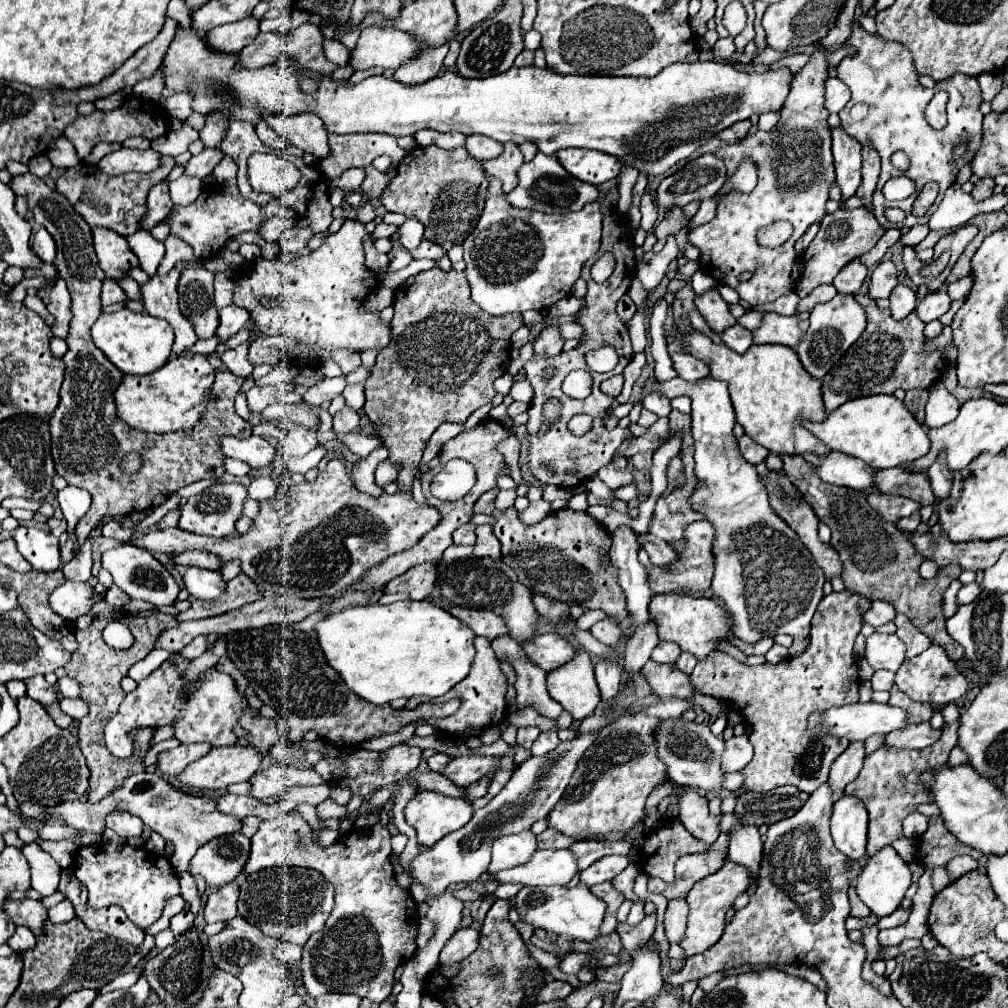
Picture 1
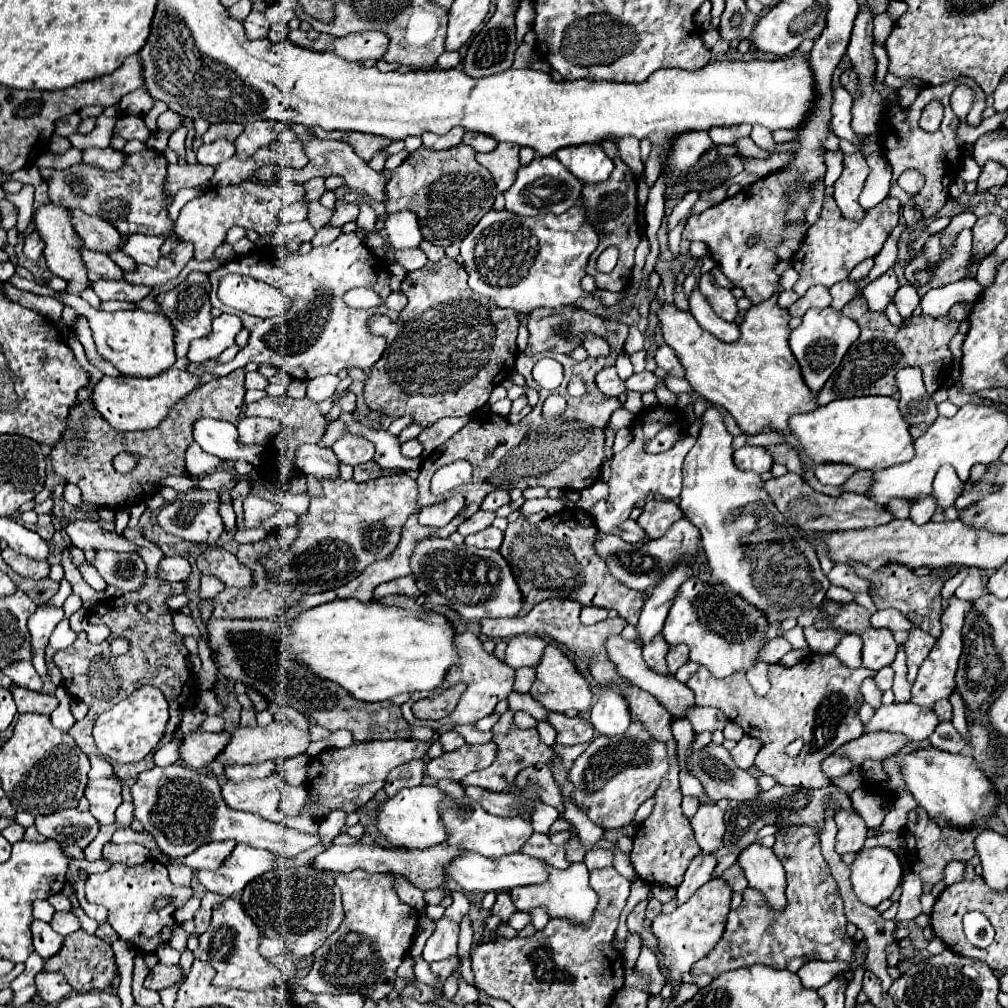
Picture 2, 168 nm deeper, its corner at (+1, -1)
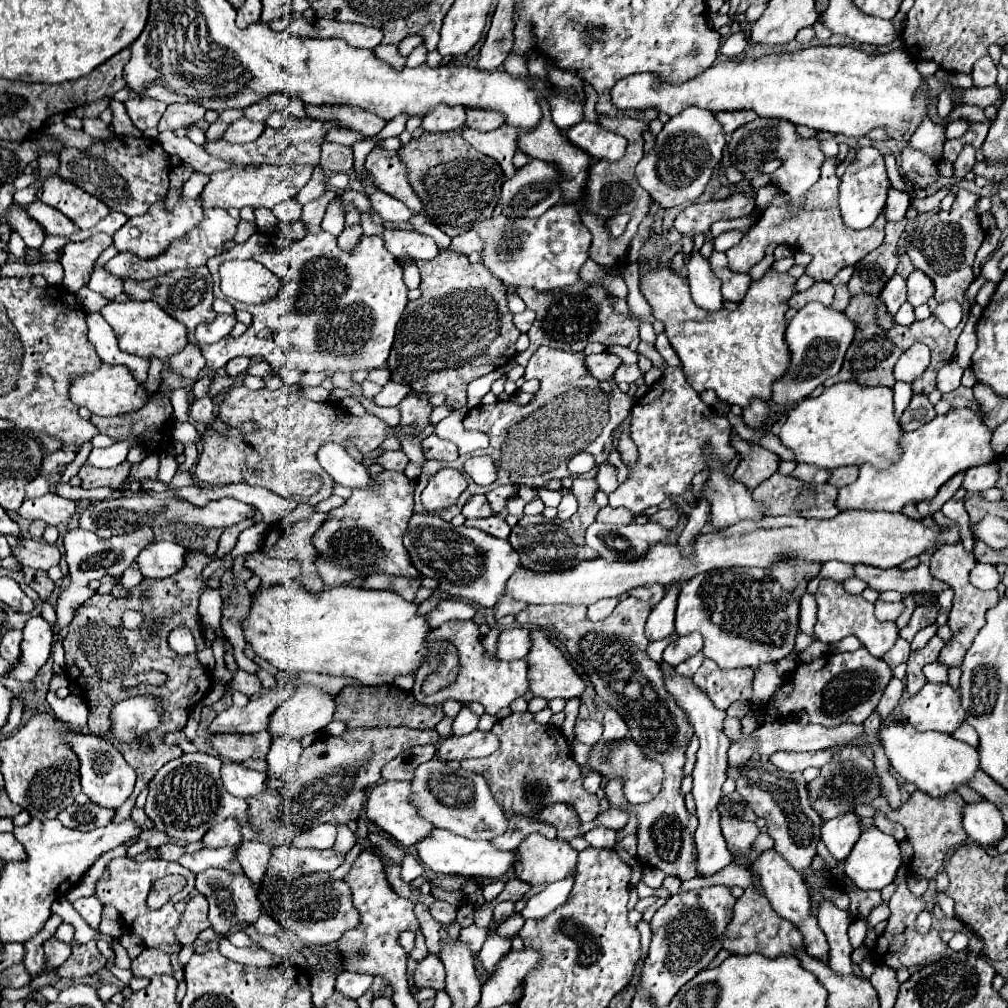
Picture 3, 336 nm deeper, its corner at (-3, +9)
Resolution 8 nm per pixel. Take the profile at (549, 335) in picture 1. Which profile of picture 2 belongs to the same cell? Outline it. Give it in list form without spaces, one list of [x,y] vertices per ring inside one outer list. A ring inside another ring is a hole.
[[[557,307],[557,309],[535,309],[533,313],[529,313],[529,345],[527,345],[527,355],[535,355],[541,351],[557,351],[557,353],[569,353],[575,347],[581,345],[581,335],[591,331],[599,337],[605,337],[613,349],[623,351],[623,343],[627,339],[627,325],[619,323],[619,321],[607,321],[607,329],[605,329],[605,321],[589,311],[583,309],[569,309],[569,307]]]

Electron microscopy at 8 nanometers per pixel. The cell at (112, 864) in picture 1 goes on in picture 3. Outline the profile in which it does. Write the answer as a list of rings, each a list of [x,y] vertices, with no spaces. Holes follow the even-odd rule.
[[[119,857],[119,859],[113,859],[109,865],[107,865],[107,881],[99,879],[97,881],[97,897],[101,899],[103,905],[113,905],[125,927],[131,929],[135,935],[139,935],[143,941],[145,941],[145,947],[155,947],[155,945],[161,945],[161,943],[171,943],[175,945],[175,927],[179,923],[179,913],[175,911],[175,903],[185,899],[189,895],[189,891],[195,887],[195,875],[177,865],[175,861],[163,861],[163,859],[145,859],[145,861],[135,861],[135,859],[127,859],[127,857]],[[171,873],[179,873],[187,879],[187,885],[183,887],[183,893],[177,893],[175,897],[169,899],[167,903],[167,909],[159,909],[159,911],[151,911],[147,907],[147,895],[153,887],[153,883],[165,875],[171,875]]]

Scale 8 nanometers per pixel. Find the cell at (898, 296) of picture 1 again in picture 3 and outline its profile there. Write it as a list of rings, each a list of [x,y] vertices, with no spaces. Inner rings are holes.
[[[913,271],[907,279],[907,289],[909,289],[909,297],[907,301],[913,305],[913,307],[919,307],[923,303],[929,301],[929,297],[933,297],[935,293],[935,285],[933,281],[923,273],[923,271]]]

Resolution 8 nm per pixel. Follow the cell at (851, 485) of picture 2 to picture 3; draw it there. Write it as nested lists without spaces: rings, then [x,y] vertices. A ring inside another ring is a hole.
[[[839,467],[839,469],[833,469],[827,483],[831,483],[837,489],[841,489],[841,487],[857,481],[857,471],[859,471],[859,467]]]

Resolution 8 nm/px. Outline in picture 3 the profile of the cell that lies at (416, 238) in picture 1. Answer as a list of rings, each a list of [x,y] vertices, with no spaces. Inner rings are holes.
[[[373,191],[369,195],[369,201],[371,201],[371,207],[375,213],[379,213],[385,221],[393,221],[393,223],[405,223],[413,211],[401,203],[399,199],[393,199],[391,195],[385,195],[383,191]]]

